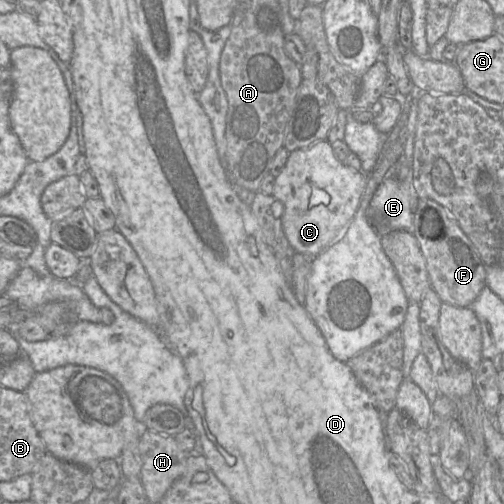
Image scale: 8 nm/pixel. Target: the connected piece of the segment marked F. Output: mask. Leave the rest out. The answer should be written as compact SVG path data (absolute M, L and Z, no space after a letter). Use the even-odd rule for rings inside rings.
M418 199L413 234L425 258L431 287L441 301L456 307L469 307L486 286L486 265L457 220L436 201Z

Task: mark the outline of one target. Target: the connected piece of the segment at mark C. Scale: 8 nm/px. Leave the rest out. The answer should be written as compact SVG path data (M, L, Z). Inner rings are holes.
M328 140L316 141L309 147L289 153L282 172L276 177L273 196L284 205L282 228L296 253L316 257L332 245L332 240L340 230L353 220L368 175L339 162ZM313 188L326 191L330 196L329 203L309 207Z

